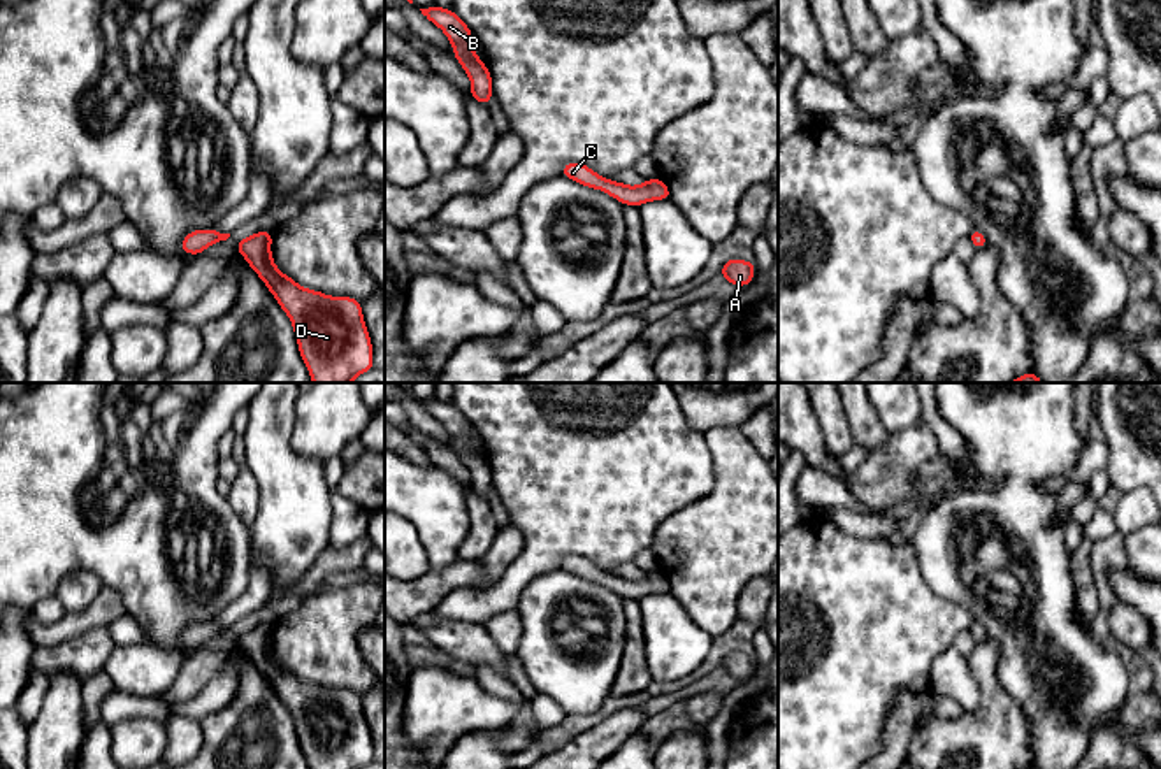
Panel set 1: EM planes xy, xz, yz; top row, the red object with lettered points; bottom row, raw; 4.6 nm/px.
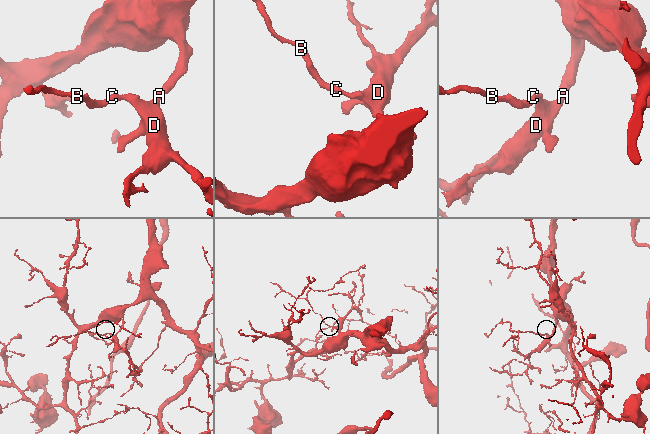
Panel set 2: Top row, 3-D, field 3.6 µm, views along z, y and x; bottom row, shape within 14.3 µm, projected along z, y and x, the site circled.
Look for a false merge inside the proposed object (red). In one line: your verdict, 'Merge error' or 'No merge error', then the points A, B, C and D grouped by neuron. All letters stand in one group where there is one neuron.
No merge error. Groups: A B C D

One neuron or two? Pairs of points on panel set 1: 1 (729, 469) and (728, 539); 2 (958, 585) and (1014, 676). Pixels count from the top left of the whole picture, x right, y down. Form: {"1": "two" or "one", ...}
{"1": "one", "2": "one"}

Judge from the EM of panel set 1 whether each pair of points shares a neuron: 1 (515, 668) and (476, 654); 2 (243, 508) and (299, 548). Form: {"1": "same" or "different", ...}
{"1": "different", "2": "different"}

